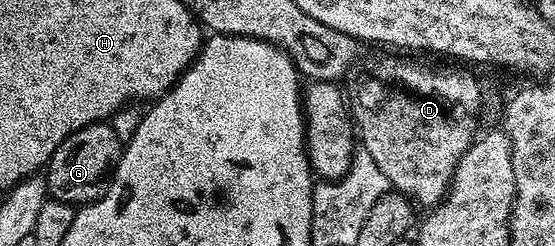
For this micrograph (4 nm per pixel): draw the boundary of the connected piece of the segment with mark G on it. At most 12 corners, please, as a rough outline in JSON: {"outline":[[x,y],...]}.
{"outline":[[107,121],[73,131],[45,166],[47,192],[103,197],[124,143]]}

